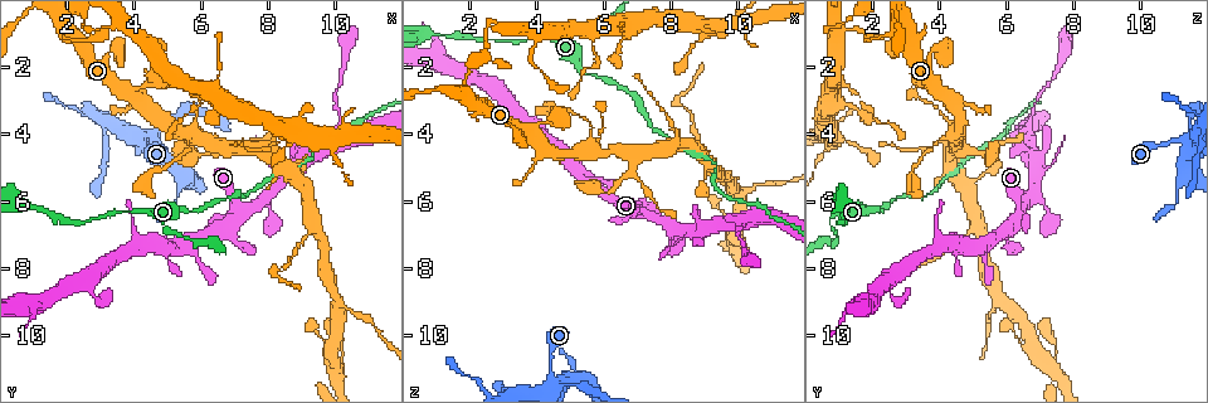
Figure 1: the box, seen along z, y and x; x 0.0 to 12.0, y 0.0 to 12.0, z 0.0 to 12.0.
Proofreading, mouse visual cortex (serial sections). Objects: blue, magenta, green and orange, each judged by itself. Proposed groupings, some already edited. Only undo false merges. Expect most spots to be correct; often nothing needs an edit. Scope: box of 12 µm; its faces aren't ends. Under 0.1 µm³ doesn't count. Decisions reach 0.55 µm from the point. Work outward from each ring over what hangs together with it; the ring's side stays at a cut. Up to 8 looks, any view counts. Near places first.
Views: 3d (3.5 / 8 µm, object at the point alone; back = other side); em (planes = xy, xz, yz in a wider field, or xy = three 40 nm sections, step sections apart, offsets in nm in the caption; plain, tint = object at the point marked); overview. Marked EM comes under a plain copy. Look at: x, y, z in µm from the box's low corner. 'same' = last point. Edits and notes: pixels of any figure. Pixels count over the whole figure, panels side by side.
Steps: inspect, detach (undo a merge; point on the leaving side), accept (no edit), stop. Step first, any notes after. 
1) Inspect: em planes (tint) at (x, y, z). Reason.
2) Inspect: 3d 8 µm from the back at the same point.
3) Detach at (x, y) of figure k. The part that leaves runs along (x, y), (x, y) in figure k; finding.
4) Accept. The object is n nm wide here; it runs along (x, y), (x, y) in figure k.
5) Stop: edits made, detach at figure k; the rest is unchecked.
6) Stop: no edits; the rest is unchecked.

Inspect: 3d 8 µm at (4.5, 4.1, 11.1).

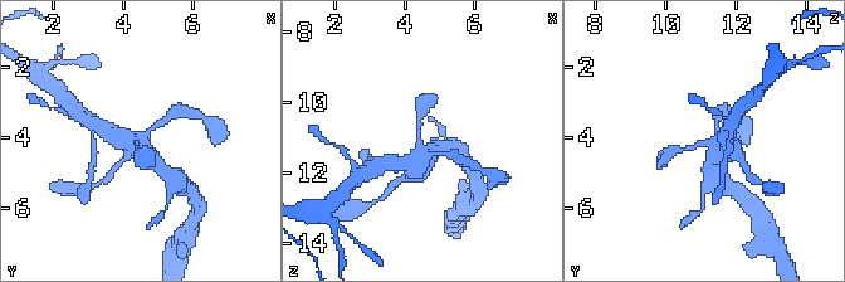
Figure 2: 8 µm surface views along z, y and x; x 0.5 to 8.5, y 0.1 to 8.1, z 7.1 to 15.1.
Inspect: 3d 3.5 µm at (4.4, 4.2, 11.2). Zoom in.

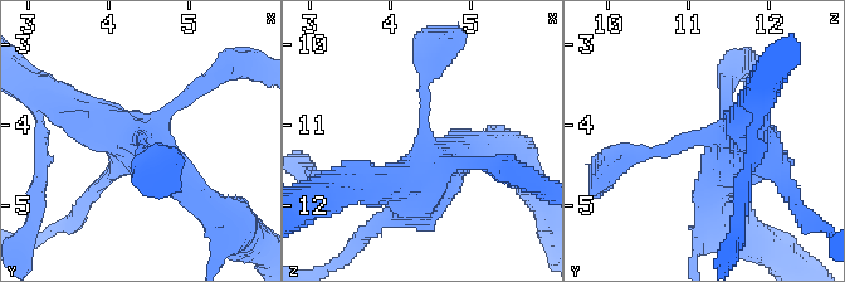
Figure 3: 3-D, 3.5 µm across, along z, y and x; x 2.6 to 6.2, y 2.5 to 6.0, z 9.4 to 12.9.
Inspect: em xy step 1 (tint) at (4.40, 4.15, 11.15). 4 arms meet here; the arms are 150, 150, 450, 500 nm wide.

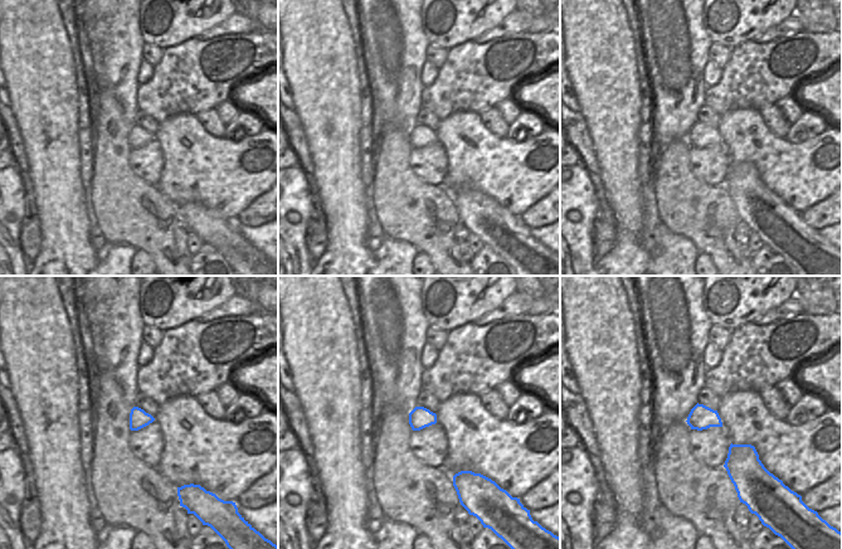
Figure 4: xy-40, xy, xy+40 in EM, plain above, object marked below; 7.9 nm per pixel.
Accept. All the same cell.

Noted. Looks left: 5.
Inspect: 3d 8 µm at (9.4, 4.7, 5.0). Thin neck.

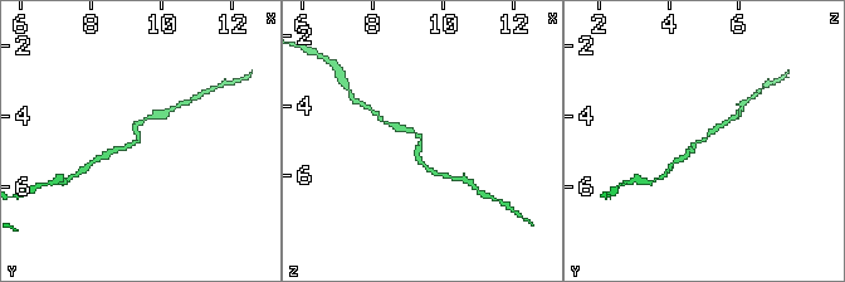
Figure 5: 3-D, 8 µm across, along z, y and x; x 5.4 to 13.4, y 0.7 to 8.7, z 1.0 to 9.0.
Inspect: em xy step 1 (tint) at (9.3, 4.7, 5.0). The arms are 150, 200 nm wide; need the tissue.

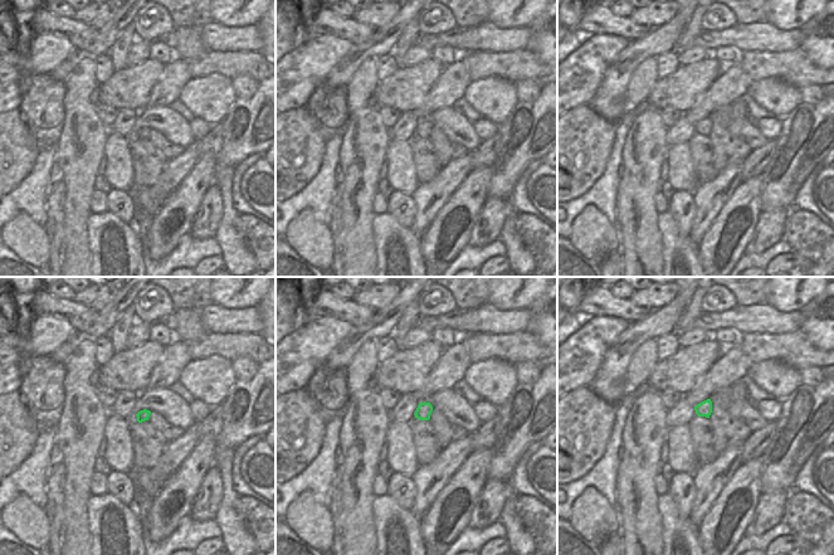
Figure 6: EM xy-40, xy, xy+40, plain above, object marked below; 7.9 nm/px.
Accept. All the same cell.

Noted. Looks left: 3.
Inspect: 3d 3.5 µm at (7.1, 6.1, 6.4). A narrow waist.

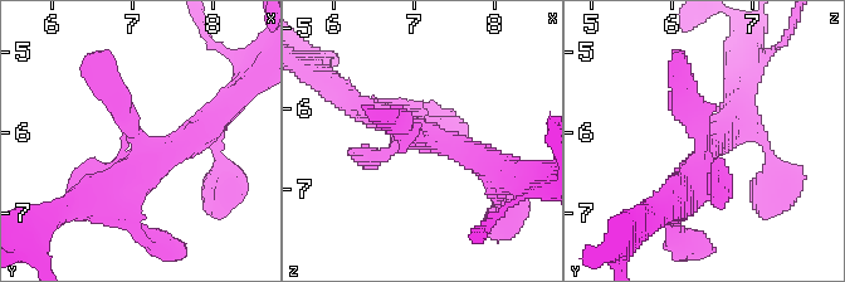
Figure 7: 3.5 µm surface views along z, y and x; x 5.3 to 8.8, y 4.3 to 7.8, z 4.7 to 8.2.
Inspect: em planes (tint) at (7.15, 6.15, 6.40).

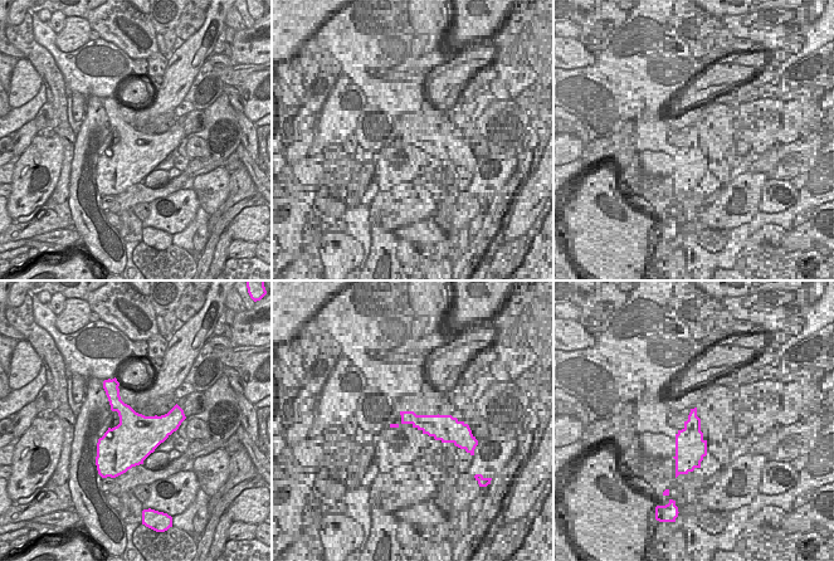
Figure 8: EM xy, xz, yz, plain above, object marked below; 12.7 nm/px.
Accept. It runs along (104, 77), (150, 154), (209, 122) in figure 7; all the same cell.

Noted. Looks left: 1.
Stop: no edits; the rest is unchecked.

